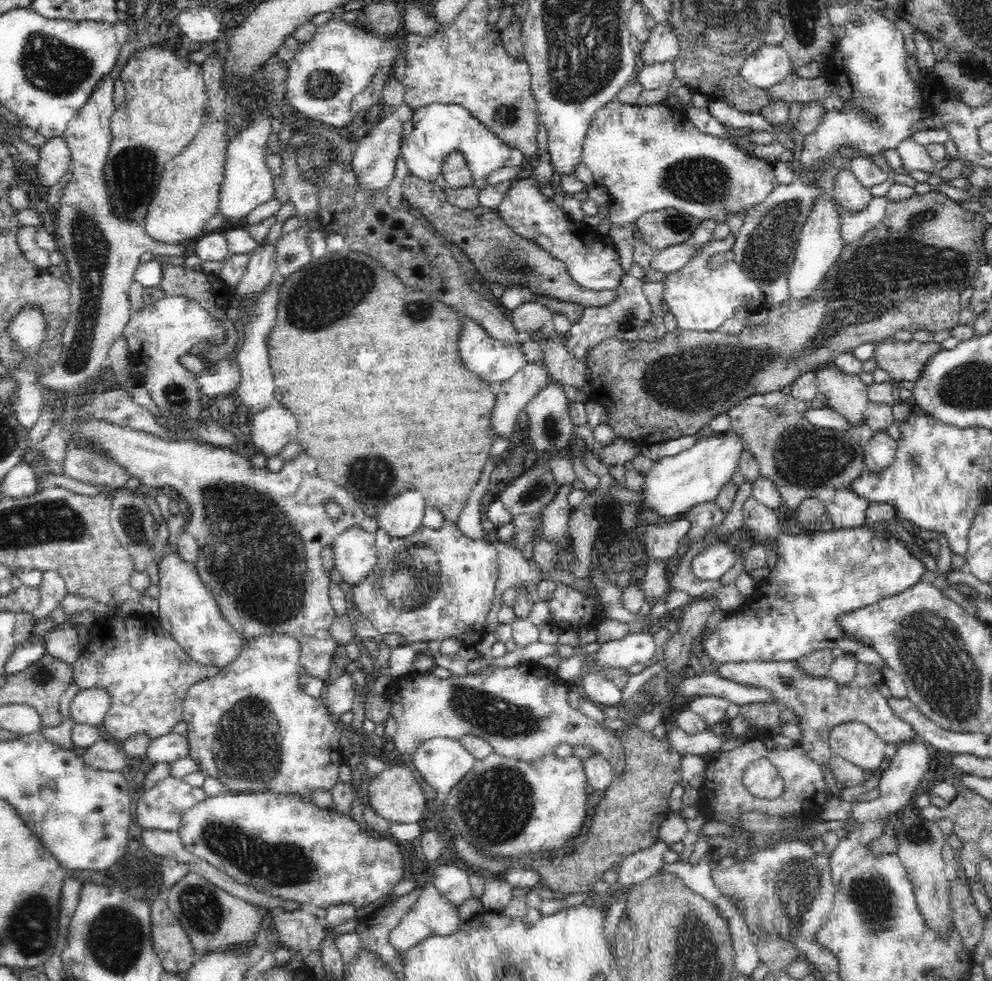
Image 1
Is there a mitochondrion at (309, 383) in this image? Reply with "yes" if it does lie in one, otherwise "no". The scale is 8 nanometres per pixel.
no

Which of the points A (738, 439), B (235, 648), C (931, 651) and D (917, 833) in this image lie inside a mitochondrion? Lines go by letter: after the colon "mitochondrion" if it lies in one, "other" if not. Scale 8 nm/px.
A: other
B: other
C: mitochondrion
D: mitochondrion

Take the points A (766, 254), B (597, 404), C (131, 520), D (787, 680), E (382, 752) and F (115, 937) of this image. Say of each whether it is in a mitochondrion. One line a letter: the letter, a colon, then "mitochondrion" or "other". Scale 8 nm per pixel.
A: mitochondrion
B: other
C: mitochondrion
D: mitochondrion
E: other
F: mitochondrion

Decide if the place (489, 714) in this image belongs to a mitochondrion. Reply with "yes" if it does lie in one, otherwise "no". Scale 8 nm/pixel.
yes

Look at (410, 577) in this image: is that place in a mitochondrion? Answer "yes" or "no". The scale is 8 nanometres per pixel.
yes

